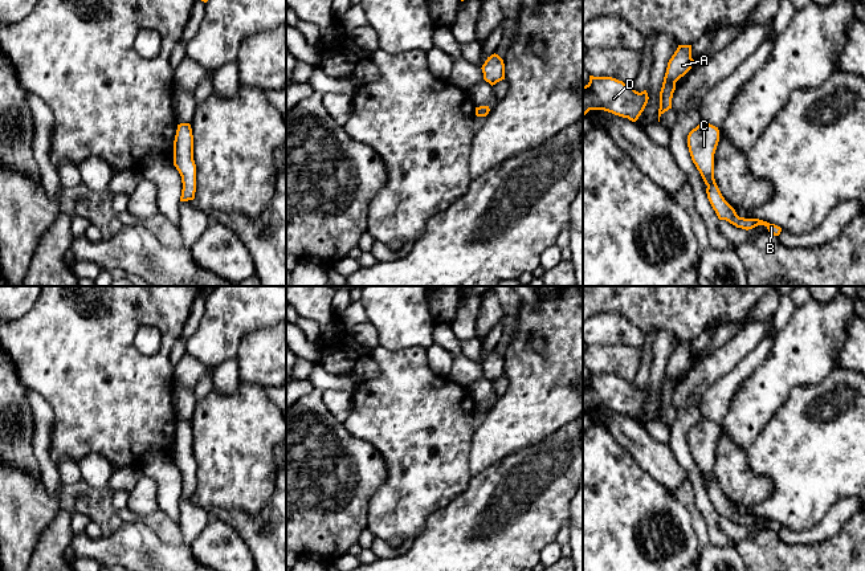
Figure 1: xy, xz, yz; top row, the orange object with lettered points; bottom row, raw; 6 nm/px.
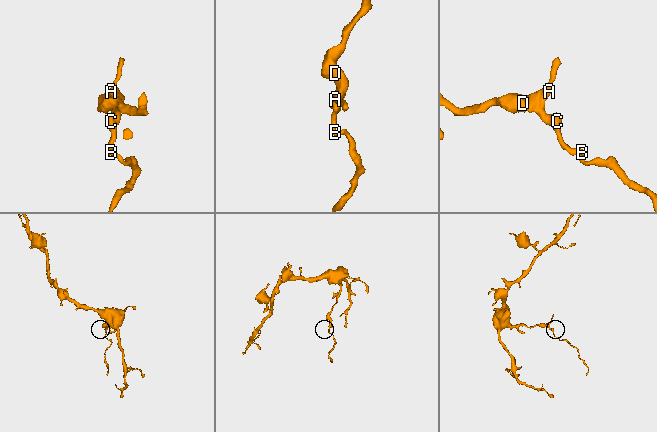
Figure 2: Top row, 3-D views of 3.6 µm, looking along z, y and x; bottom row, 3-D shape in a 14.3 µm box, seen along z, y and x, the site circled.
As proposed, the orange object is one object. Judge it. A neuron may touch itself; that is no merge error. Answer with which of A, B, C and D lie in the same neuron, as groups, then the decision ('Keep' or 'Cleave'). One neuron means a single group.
Groups: A B C D. Keep

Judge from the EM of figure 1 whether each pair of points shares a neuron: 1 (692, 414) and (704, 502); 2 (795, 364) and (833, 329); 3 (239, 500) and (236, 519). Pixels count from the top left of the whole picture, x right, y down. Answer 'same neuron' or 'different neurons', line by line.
1: same neuron
2: same neuron
3: different neurons

